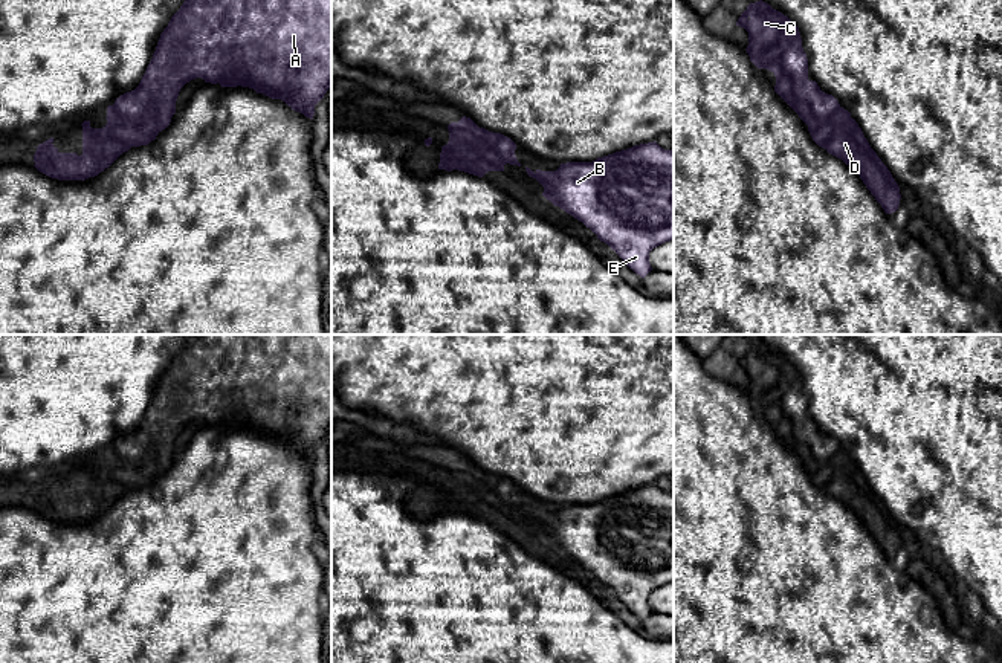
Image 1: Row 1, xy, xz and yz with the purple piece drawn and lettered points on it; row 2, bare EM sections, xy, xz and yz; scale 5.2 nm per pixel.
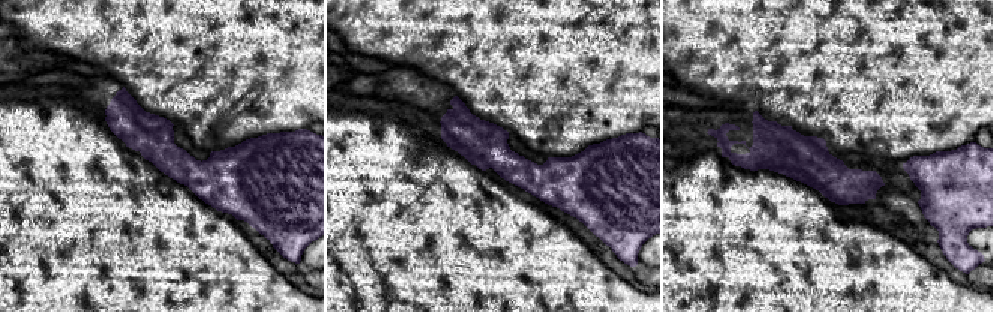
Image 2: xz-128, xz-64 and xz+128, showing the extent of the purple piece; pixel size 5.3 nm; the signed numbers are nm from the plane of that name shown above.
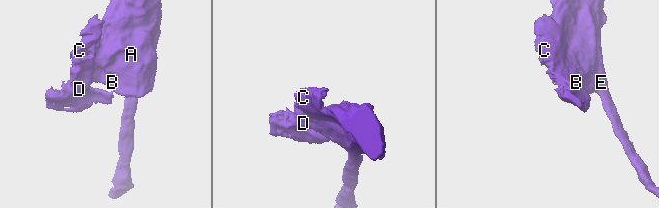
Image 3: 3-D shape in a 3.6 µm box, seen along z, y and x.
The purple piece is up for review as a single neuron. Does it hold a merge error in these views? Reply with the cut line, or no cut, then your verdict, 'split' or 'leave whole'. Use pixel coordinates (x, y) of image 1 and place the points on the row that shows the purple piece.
cut xz (454, 122), (486, 141), (506, 162); split

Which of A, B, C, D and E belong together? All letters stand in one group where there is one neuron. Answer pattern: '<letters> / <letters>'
A B C E / D

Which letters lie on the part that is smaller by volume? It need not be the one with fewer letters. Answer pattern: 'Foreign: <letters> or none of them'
Foreign: D

